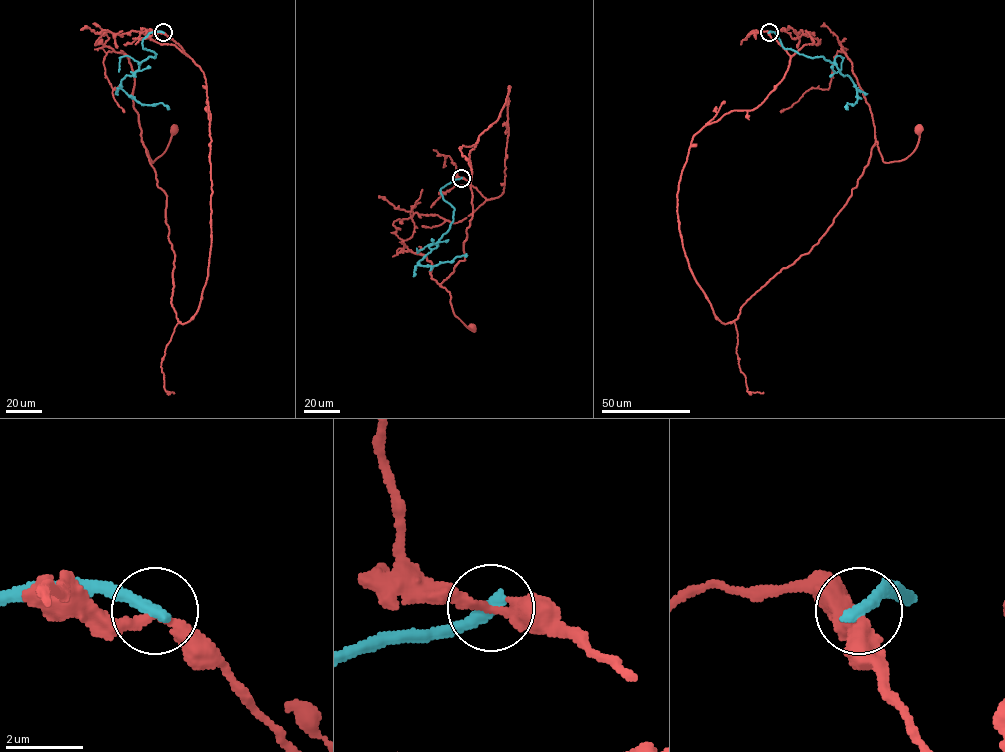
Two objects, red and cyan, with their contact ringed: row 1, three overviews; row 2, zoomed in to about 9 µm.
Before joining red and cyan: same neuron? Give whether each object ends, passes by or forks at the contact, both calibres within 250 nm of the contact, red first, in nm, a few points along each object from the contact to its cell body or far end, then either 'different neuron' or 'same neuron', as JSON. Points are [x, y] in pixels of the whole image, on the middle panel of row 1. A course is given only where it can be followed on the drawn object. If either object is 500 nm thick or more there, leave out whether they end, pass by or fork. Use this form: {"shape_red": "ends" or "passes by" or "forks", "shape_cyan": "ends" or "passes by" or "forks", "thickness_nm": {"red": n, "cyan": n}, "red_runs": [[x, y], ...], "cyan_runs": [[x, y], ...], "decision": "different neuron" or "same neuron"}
{"shape_red": "passes by", "shape_cyan": "ends", "thickness_nm": {"red": 280, "cyan": 400}, "red_runs": [[461, 177], [486, 199], [503, 193], [510, 87], [469, 154], [464, 259], [440, 284], [472, 327]], "cyan_runs": [[461, 177], [440, 189], [442, 197], [454, 209], [453, 221], [437, 246], [419, 264], [434, 266], [467, 255]], "decision": "different neuron"}

